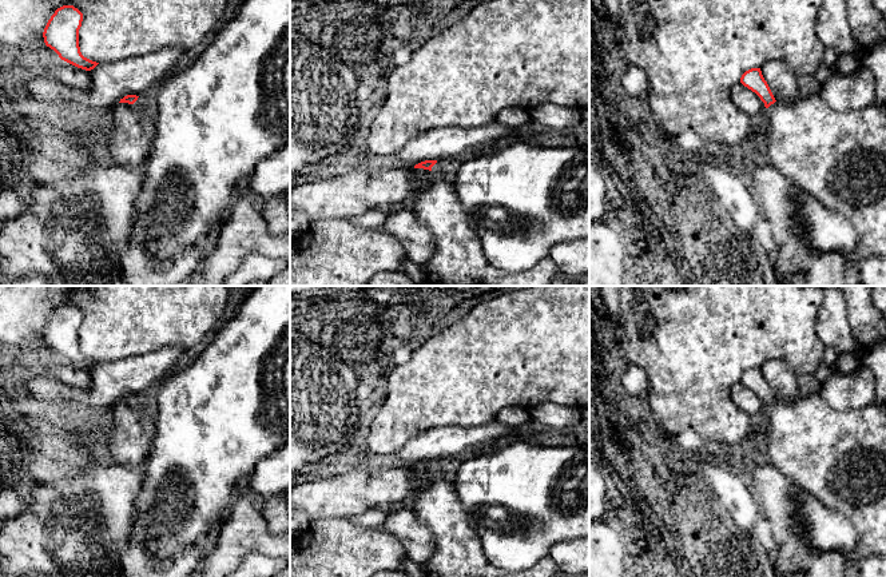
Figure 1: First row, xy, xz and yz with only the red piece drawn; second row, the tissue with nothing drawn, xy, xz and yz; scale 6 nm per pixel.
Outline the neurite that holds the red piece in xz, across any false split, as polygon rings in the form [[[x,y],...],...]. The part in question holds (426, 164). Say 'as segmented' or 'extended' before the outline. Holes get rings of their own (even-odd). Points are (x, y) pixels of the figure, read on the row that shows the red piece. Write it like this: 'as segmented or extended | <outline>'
extended | [[[437,160],[414,166],[421,187],[412,198],[420,224],[436,238],[436,248],[422,268],[426,286],[551,286],[560,270],[547,256],[528,271],[508,274],[484,256],[480,238],[464,214],[453,178],[432,171]]]

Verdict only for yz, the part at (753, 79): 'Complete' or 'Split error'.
Split error

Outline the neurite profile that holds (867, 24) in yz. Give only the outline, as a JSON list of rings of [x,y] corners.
[[[846,0],[847,21],[853,37],[865,49],[886,41],[886,17],[873,4],[873,0]]]

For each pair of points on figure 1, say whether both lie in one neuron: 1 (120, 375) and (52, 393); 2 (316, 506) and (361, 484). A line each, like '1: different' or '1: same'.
1: same
2: same

